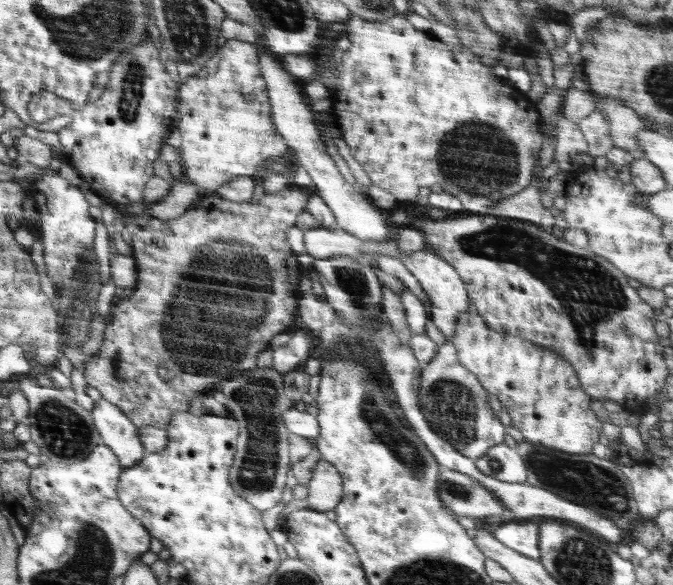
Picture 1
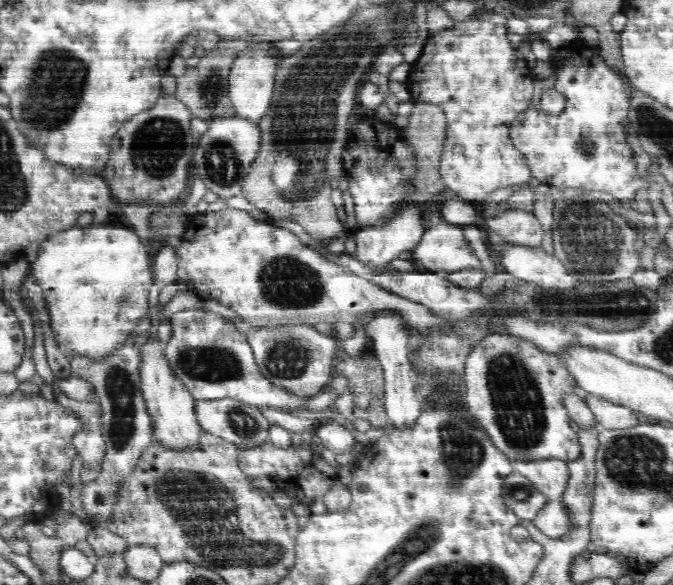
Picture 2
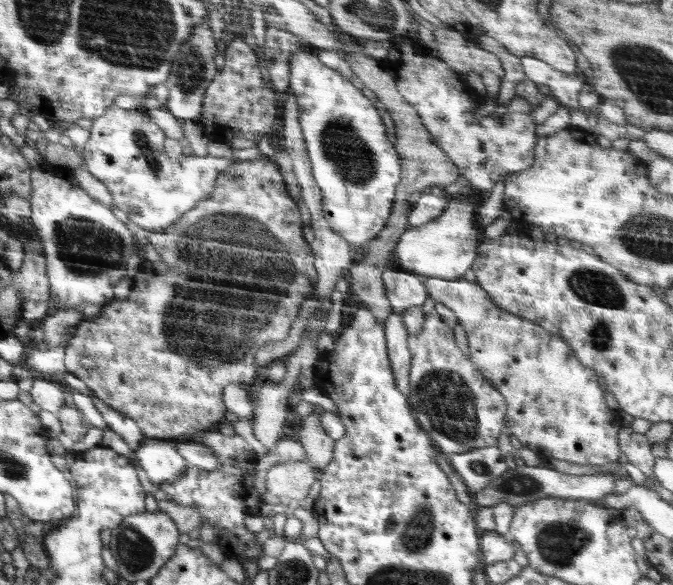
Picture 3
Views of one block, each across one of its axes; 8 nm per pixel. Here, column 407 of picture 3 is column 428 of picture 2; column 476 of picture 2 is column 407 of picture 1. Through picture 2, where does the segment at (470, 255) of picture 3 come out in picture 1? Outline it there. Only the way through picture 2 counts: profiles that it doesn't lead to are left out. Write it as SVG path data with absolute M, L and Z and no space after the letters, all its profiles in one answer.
M320 226L305 230L303 233L307 261L330 258L336 255L346 255L362 260L368 260L373 255L386 255L400 259L404 266L418 279L427 298L429 298L432 306L431 320L436 325L436 328L444 334L446 339L451 339L456 334L459 314L467 312L468 304L470 304L469 296L467 295L468 288L456 272L456 269L445 260L442 260L442 257L438 256L435 251L425 248L404 257L398 250L396 232L386 242L360 240L340 228L325 229Z

